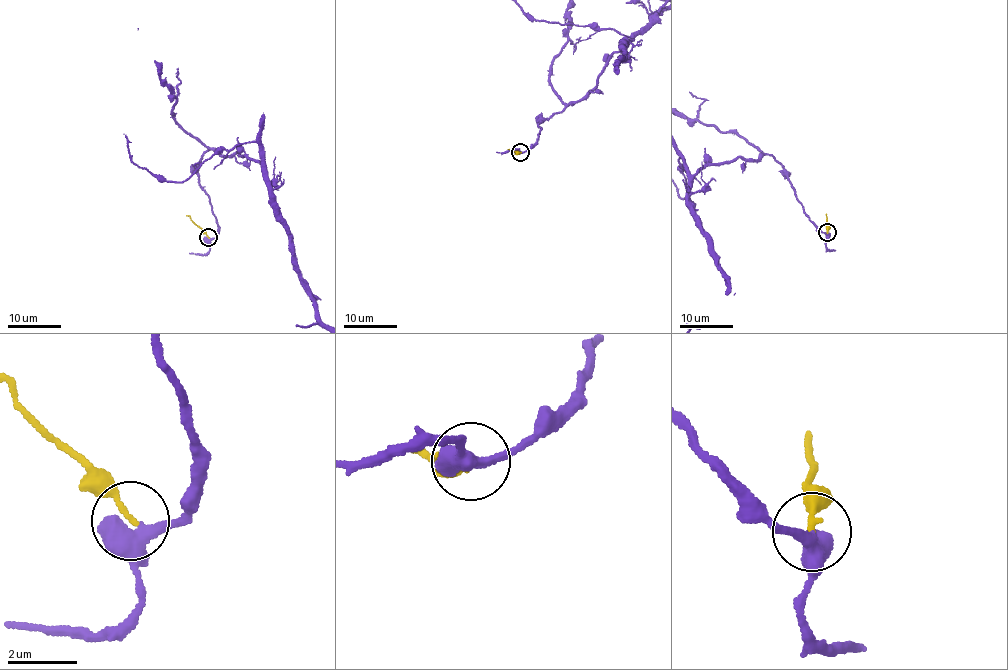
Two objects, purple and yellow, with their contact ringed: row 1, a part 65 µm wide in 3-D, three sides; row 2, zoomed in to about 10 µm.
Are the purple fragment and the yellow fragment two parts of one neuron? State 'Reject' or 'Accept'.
Accept

